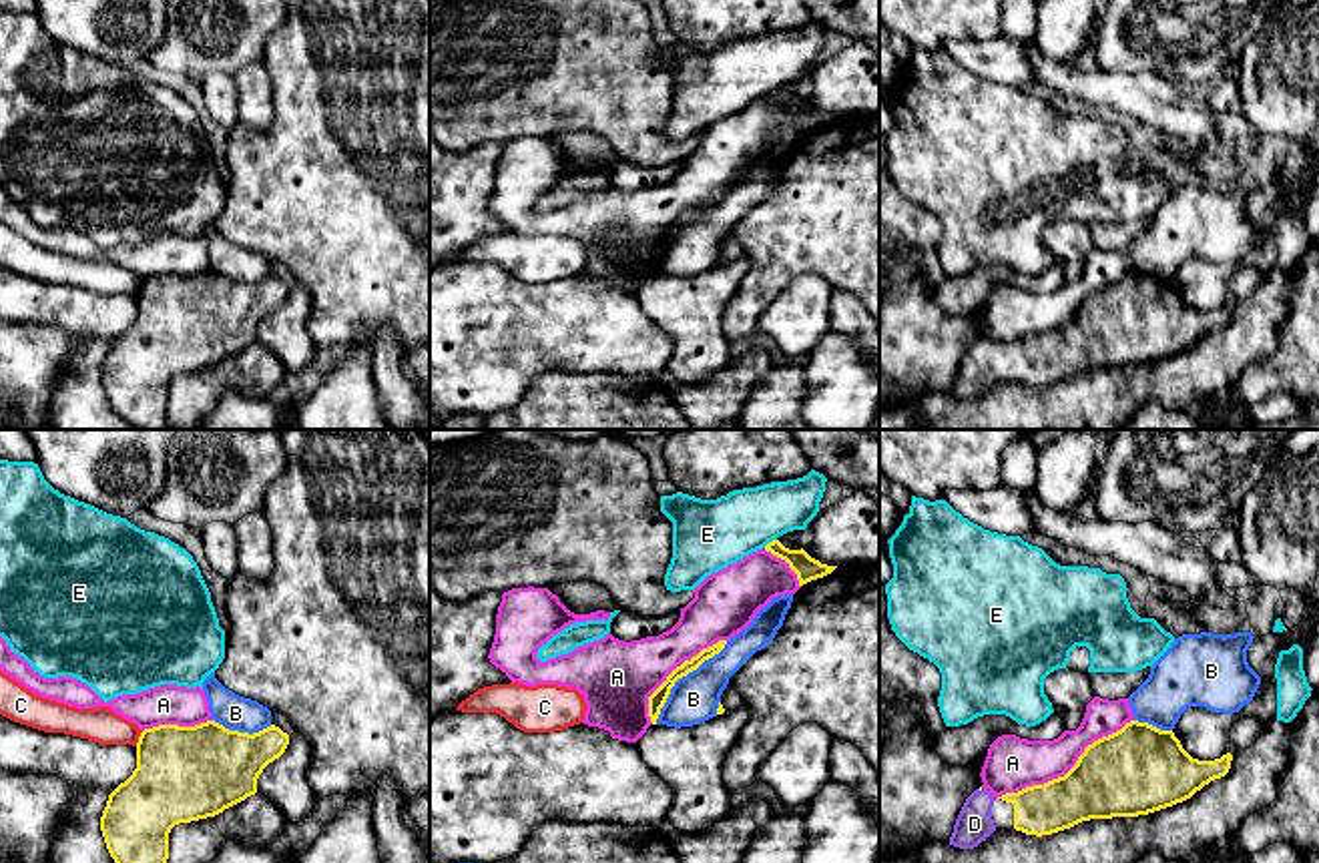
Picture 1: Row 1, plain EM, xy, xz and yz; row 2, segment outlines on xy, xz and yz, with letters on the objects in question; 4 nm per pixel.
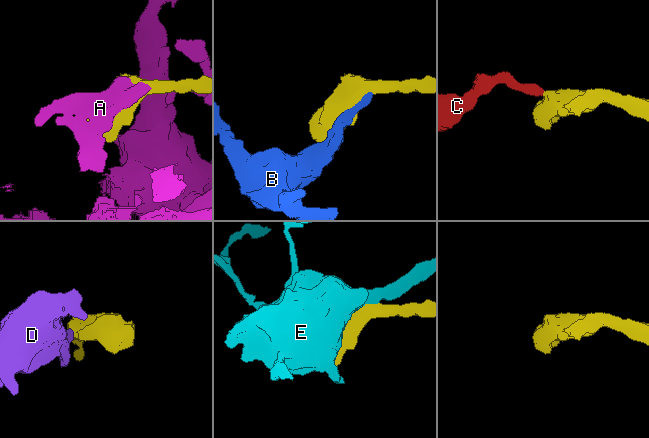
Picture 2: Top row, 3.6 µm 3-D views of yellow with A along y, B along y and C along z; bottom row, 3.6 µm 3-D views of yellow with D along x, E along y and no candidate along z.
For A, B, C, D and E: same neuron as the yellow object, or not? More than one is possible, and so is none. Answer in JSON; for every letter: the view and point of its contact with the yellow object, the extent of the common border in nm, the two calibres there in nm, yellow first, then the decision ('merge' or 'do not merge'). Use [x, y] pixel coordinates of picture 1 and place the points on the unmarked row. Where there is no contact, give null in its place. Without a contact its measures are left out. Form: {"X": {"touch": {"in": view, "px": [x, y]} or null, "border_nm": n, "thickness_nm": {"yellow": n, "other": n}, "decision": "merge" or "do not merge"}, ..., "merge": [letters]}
{"A": {"touch": {"in": "yz", "px": [1069, 322]}, "border_nm": 650, "thickness_nm": {"yellow": 340, "other": 220}, "decision": "do not merge"}, "B": {"touch": {"in": "xz", "px": [681, 227]}, "border_nm": 440, "thickness_nm": {"yellow": 70, "other": 200}, "decision": "do not merge"}, "C": {"touch": {"in": "xy", "px": [139, 290]}, "border_nm": 70, "thickness_nm": {"yellow": 380, "other": 140}, "decision": "do not merge"}, "D": {"touch": null, "decision": "merge"}, "E": {"touch": {"in": "xz", "px": [769, 93]}, "border_nm": 70, "thickness_nm": {"yellow": 100, "other": 280}, "decision": "do not merge"}, "merge": ["D"]}

